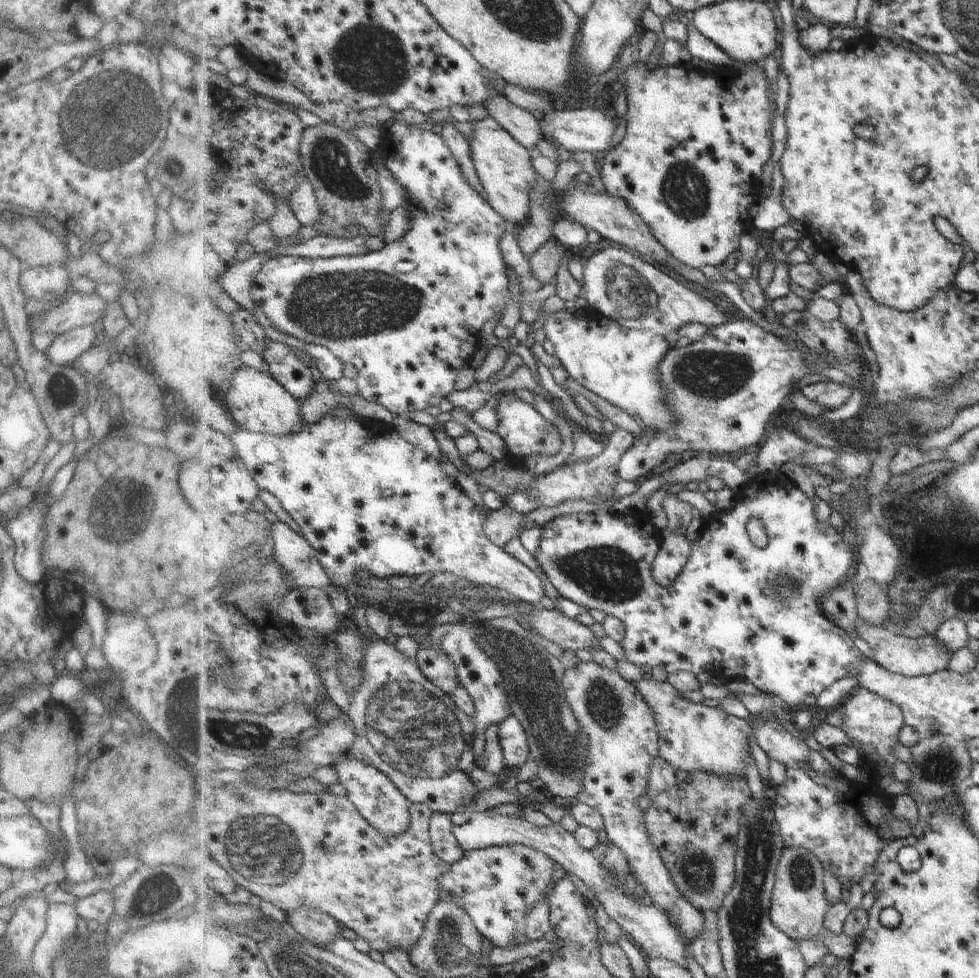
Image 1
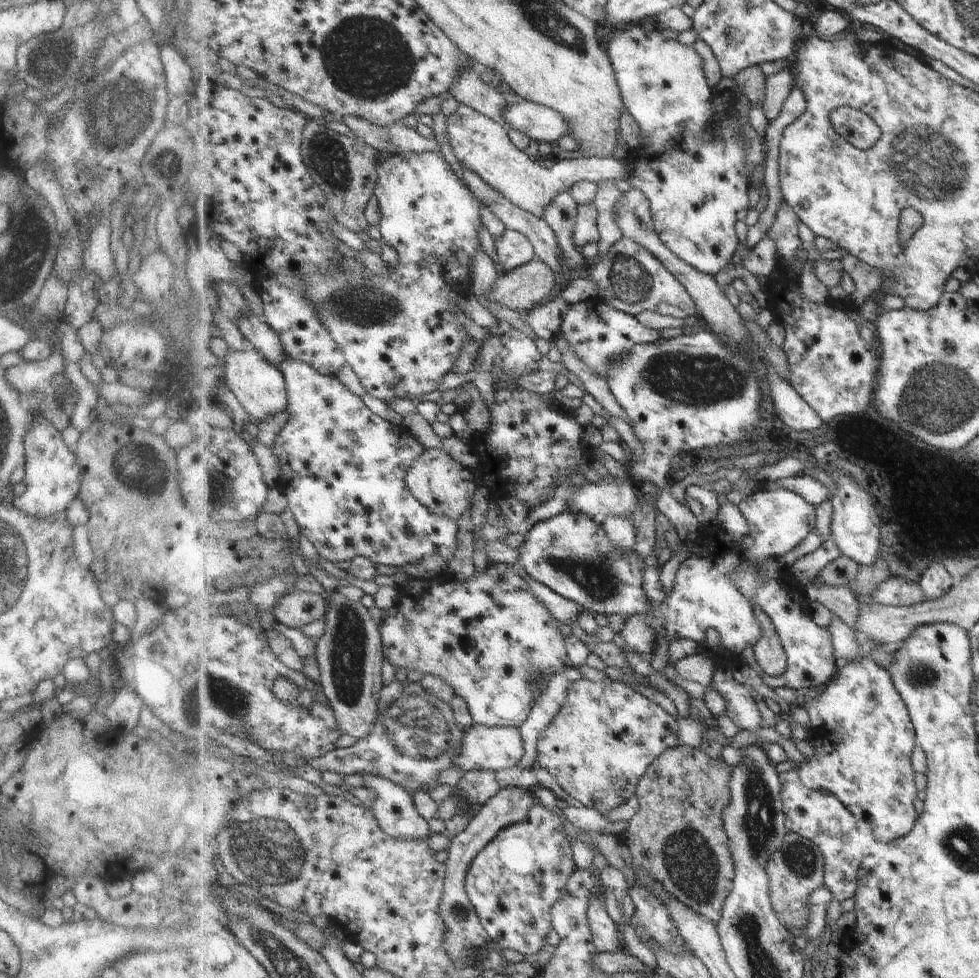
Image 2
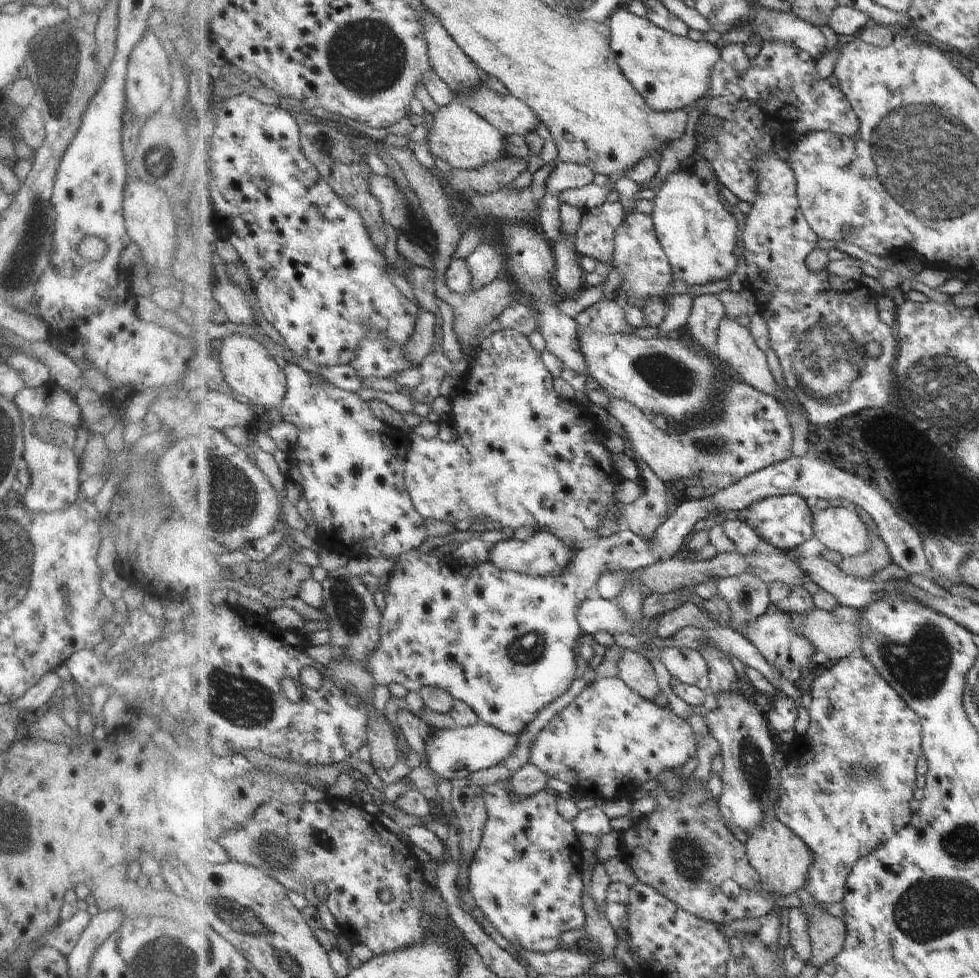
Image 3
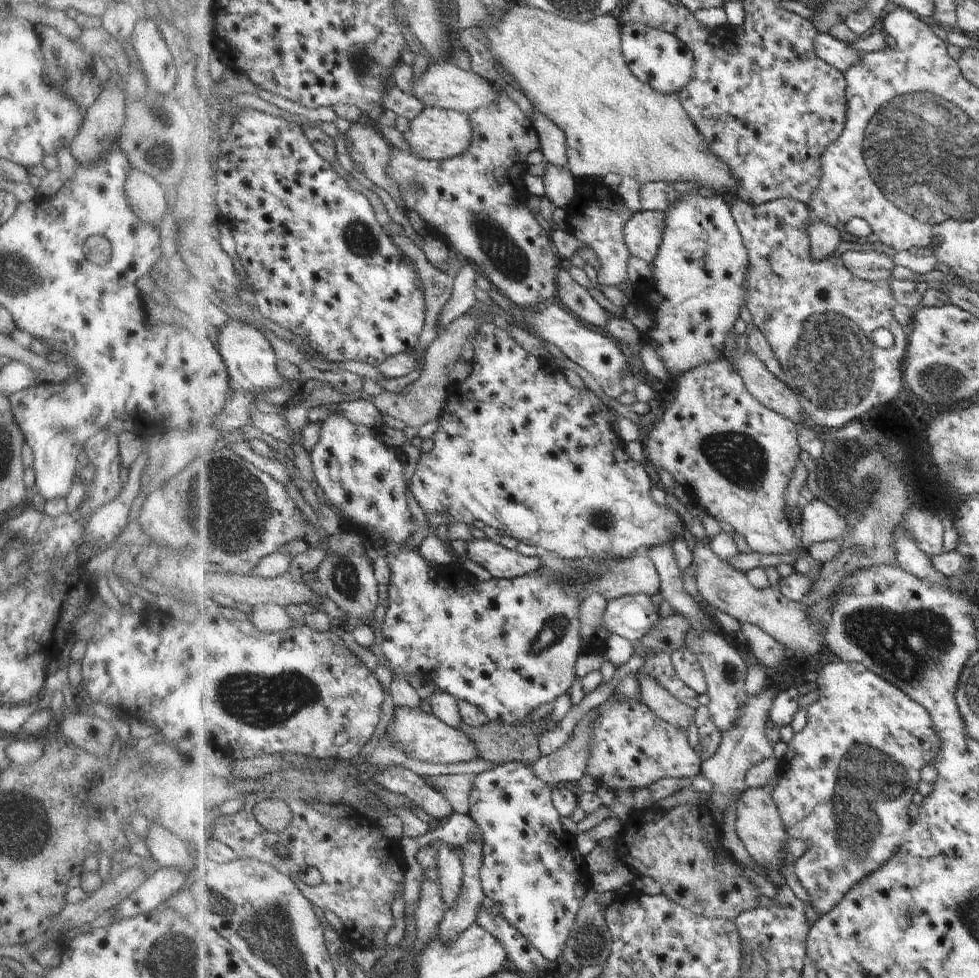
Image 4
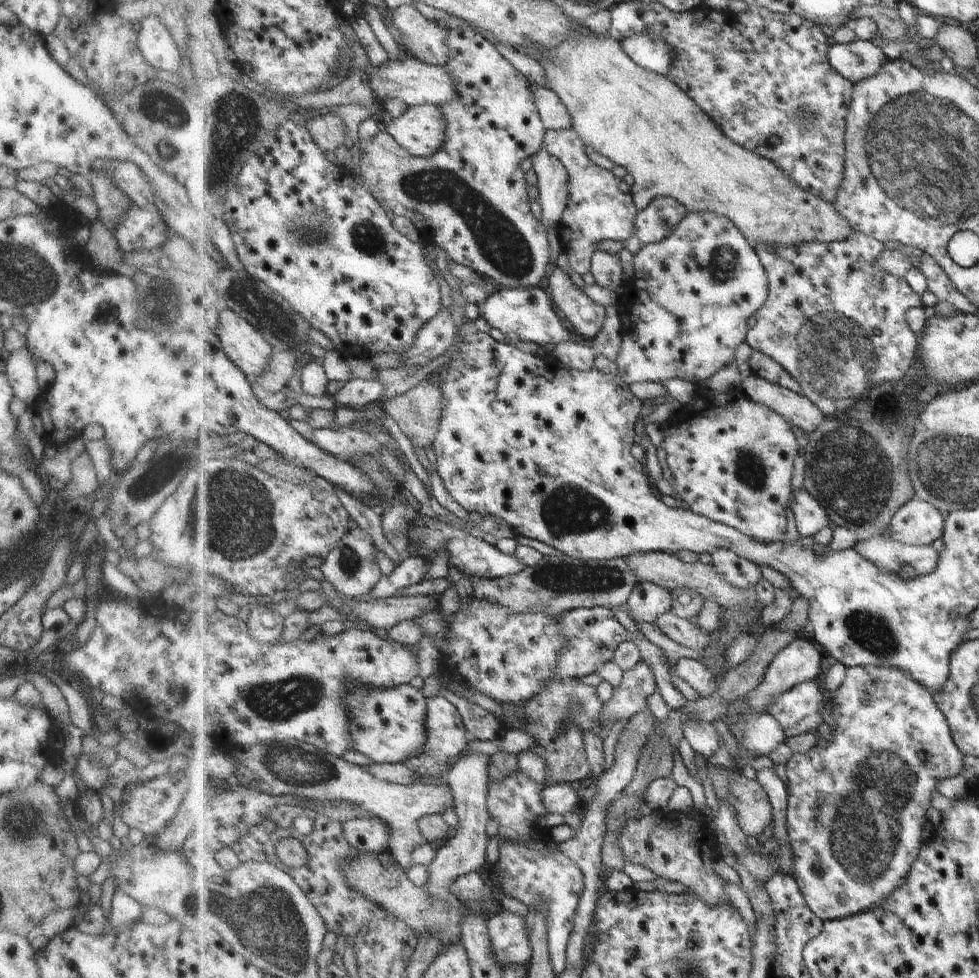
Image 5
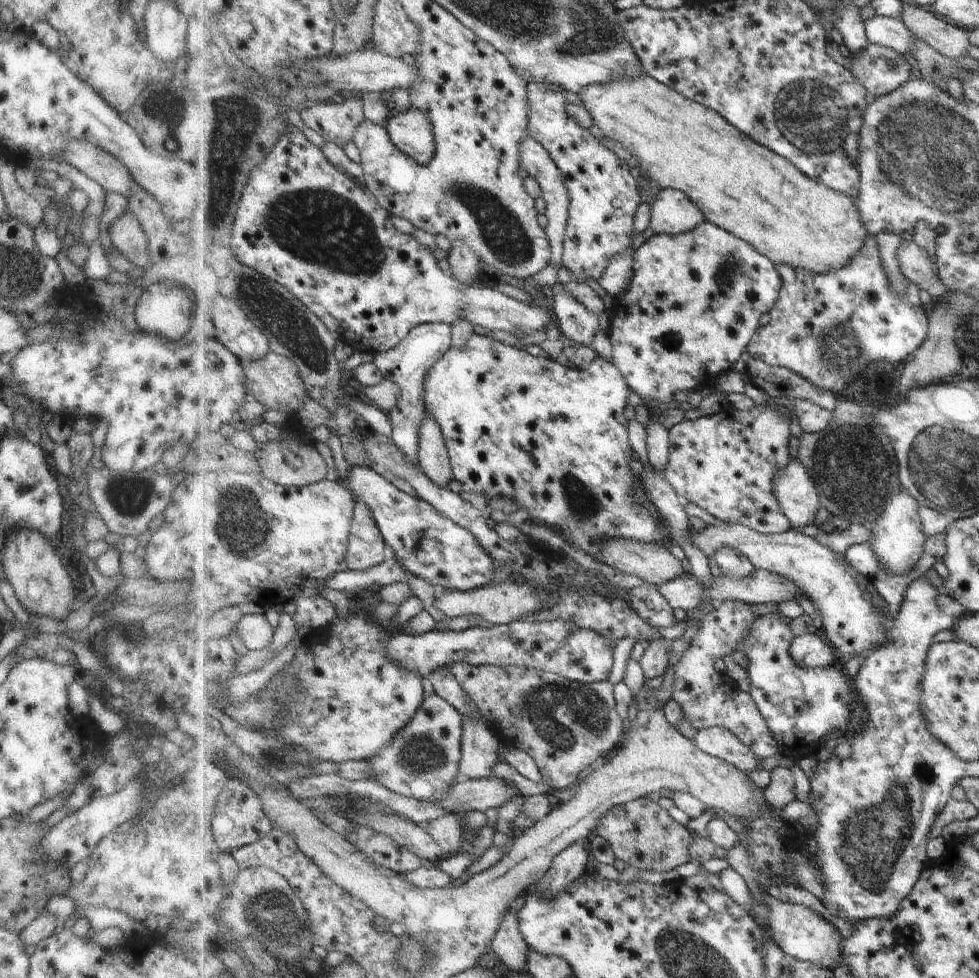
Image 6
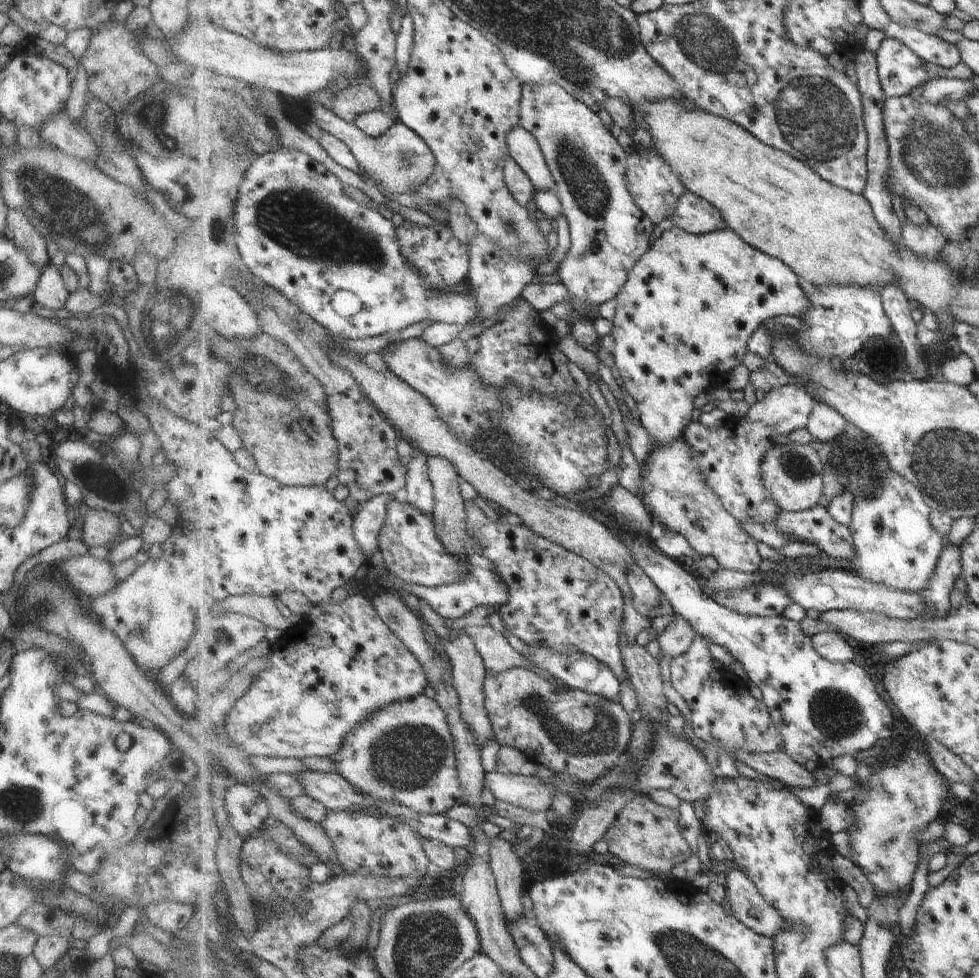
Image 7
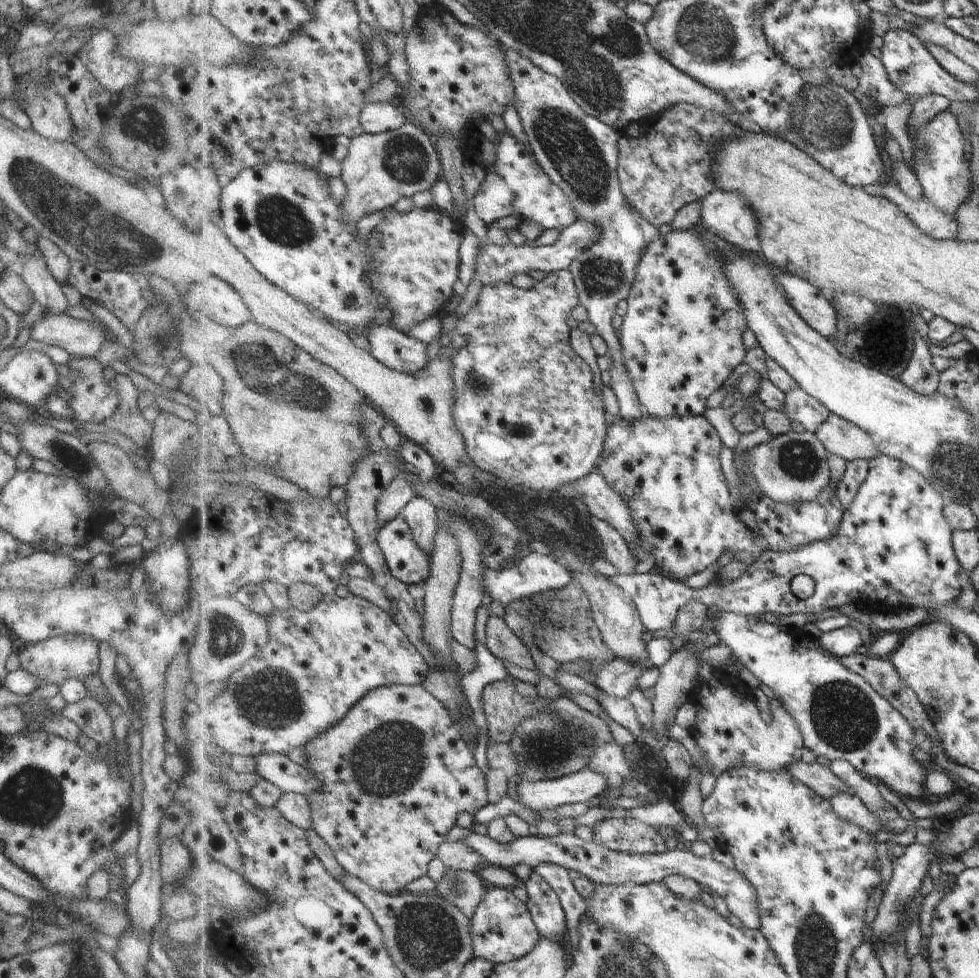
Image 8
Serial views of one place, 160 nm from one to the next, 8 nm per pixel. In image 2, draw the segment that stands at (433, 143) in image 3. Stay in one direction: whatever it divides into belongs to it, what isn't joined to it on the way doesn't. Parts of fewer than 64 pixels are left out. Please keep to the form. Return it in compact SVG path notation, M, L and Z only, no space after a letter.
M459 104L451 118L447 117L446 138L452 146L458 162L469 167L473 172L485 179L488 185L503 193L513 204L544 218L546 209L560 194L581 181L602 181L617 179L626 180L632 176L633 158L629 156L615 159L591 157L573 157L571 159L554 160L551 168L545 168L541 161L529 158L525 152L517 148L509 138L507 128L495 119L481 114L477 109Z

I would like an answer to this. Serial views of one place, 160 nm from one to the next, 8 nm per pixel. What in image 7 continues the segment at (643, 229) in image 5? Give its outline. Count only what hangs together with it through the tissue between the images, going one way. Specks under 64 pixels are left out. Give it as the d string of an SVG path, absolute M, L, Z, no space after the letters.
M687 191L677 203L671 220L674 226L696 235L731 229L722 212L706 198Z

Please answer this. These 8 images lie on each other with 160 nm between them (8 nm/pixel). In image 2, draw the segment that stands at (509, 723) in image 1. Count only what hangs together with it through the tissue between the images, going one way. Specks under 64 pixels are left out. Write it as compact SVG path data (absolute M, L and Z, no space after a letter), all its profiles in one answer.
M474 723L471 728L466 730L460 747L455 750L449 769L460 773L478 770L497 772L517 766L524 756L525 745L520 727L490 727Z

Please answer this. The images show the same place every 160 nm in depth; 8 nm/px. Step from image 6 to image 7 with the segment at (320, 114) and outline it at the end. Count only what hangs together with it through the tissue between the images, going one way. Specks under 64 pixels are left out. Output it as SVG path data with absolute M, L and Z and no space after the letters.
M368 81L351 82L339 90L333 112L343 120L354 124L360 114L381 109L382 102L378 90Z

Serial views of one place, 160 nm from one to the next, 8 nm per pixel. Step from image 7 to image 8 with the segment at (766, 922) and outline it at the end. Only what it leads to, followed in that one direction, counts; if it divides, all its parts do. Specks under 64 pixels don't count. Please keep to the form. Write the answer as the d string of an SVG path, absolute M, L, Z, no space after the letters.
M472 832L463 840L474 848L491 866L512 870L519 865L531 868L543 864L559 864L567 870L576 870L597 885L617 885L635 883L646 885L652 882L663 881L670 874L682 874L696 880L704 890L715 892L728 906L728 910L750 929L759 929L761 926L757 908L758 894L756 888L736 868L729 869L725 864L713 860L711 856L697 857L690 850L667 851L664 853L639 854L624 853L608 849L595 841L586 841L579 838L574 832L559 833L546 837L534 833L526 837L517 837L509 844L497 842L488 834L481 836Z

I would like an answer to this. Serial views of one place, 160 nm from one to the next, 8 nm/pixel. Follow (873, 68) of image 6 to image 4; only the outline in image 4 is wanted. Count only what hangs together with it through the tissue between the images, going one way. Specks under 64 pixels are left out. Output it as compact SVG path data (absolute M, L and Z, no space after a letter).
M821 33L814 45L818 55L826 63L844 73L854 65L859 64L862 59L862 51L851 48L849 43L836 40L828 33Z

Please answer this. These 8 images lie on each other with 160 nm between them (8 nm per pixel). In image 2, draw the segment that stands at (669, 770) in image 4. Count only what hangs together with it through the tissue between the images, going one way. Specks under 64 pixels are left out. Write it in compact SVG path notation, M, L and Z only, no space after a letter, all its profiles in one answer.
M581 679L568 690L562 709L538 740L539 756L534 767L544 768L571 797L585 807L594 808L600 813L609 812L633 798L640 780L665 751L681 746L679 732L677 718L635 688L622 681Z

